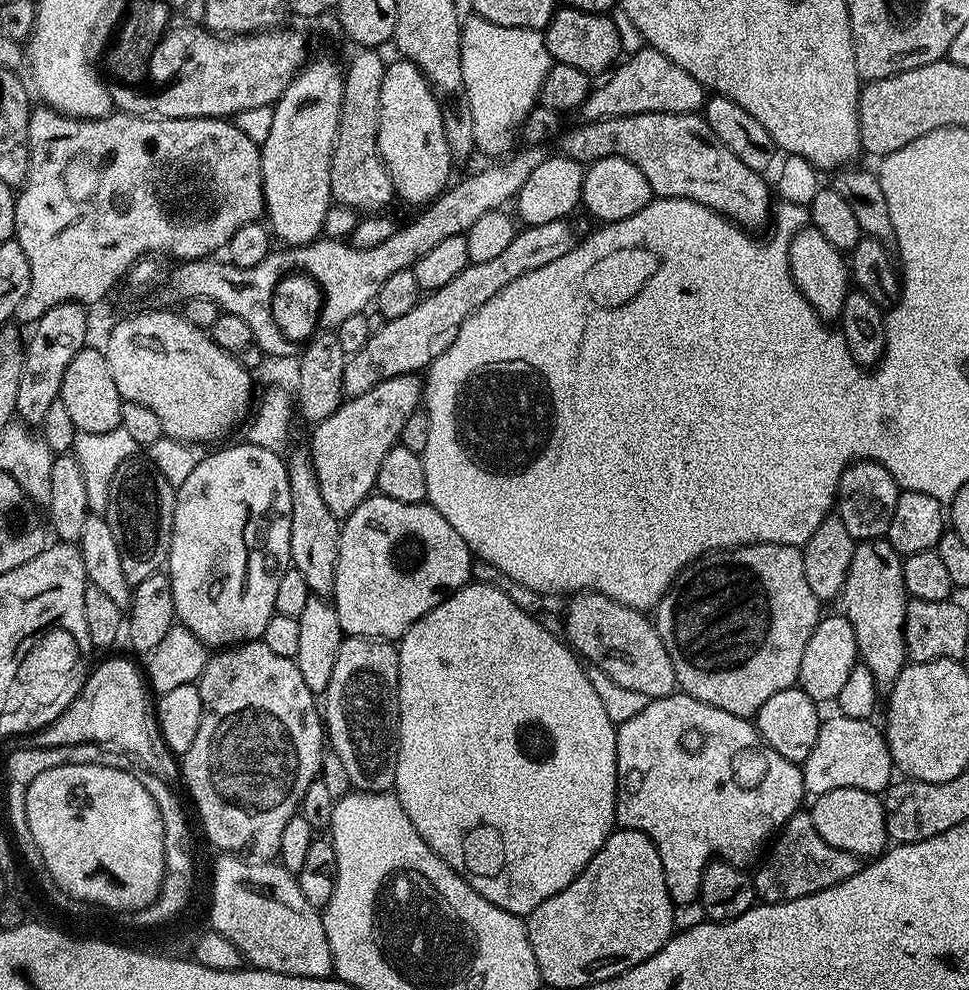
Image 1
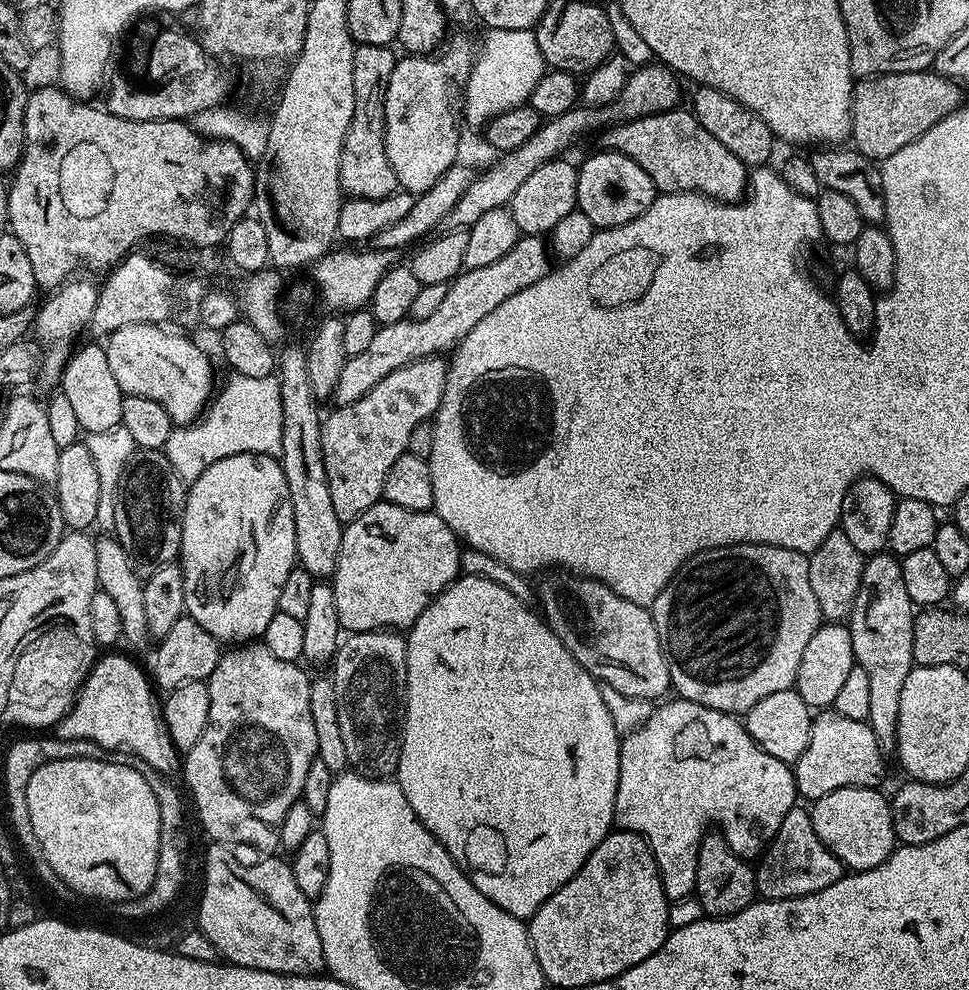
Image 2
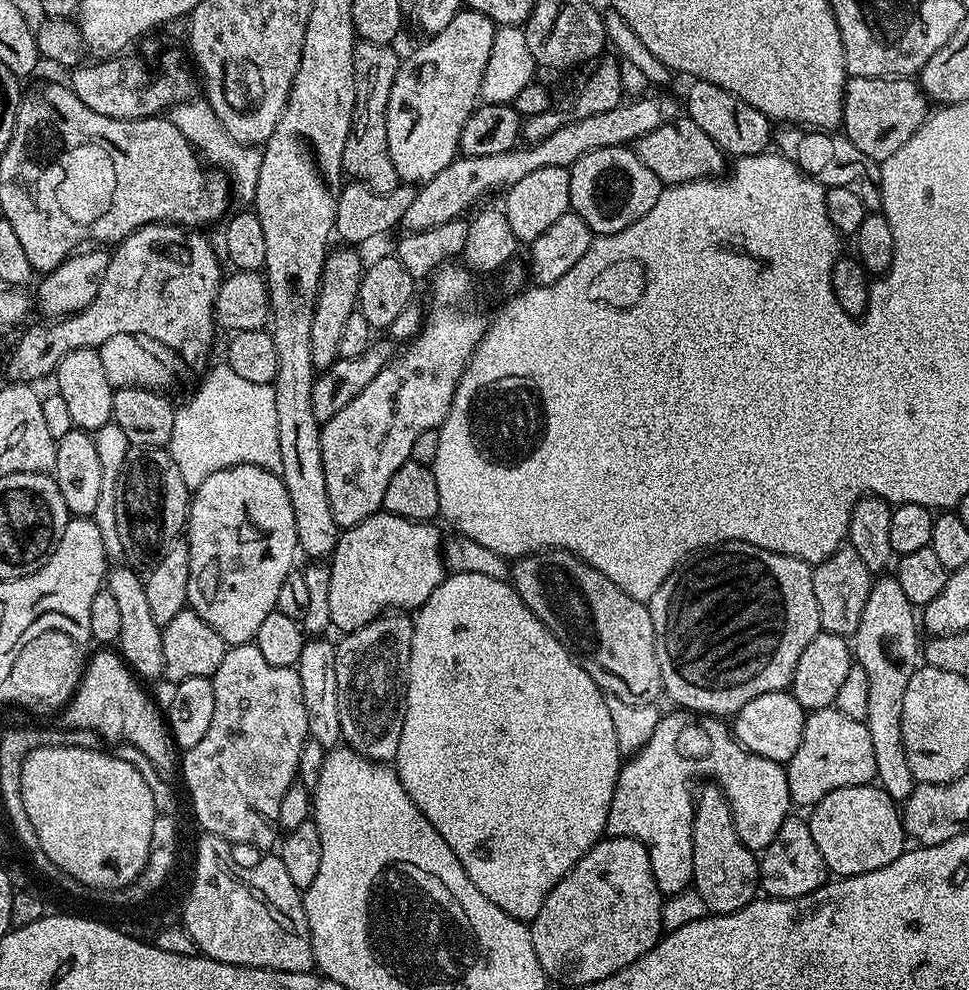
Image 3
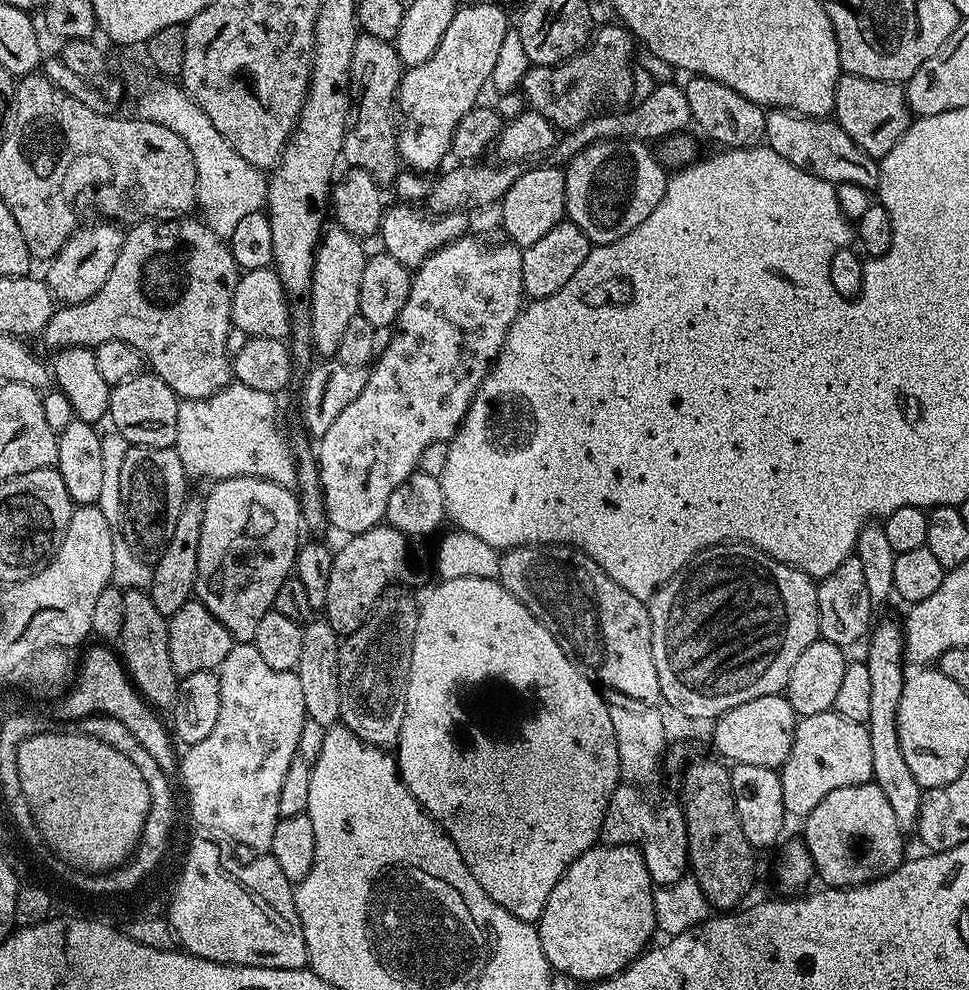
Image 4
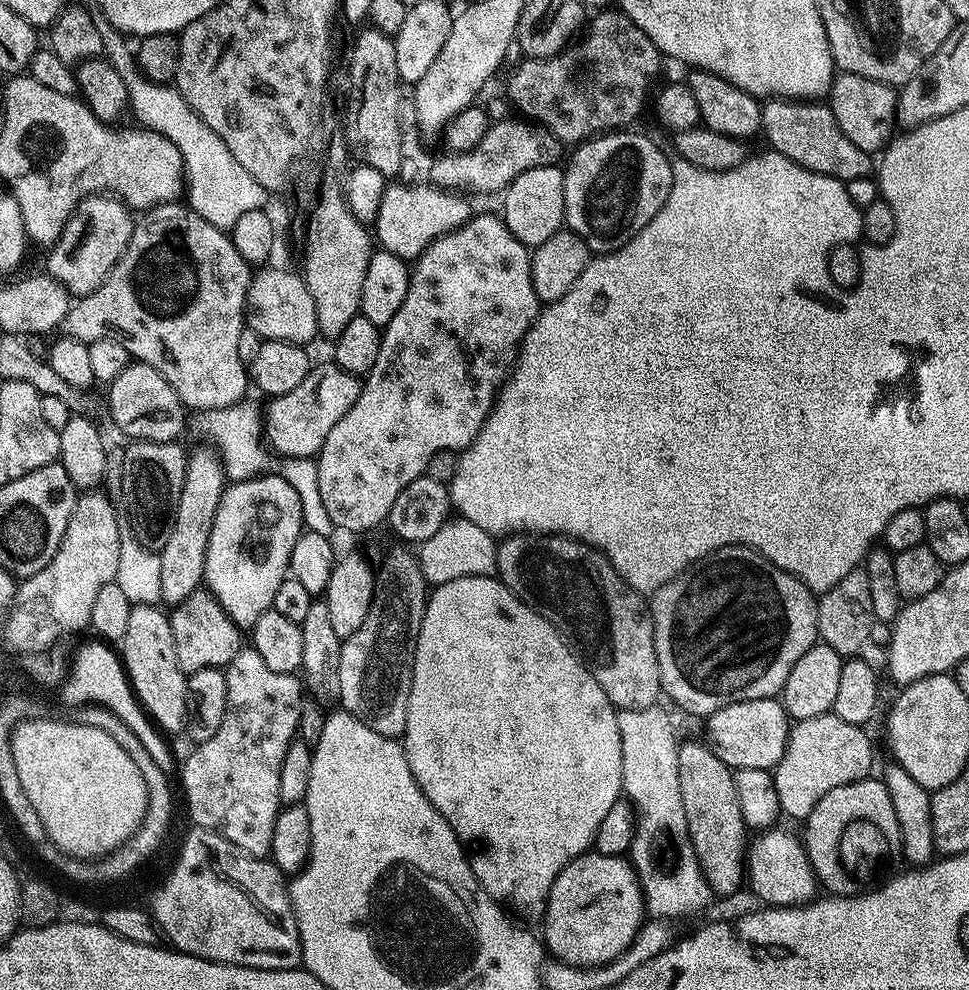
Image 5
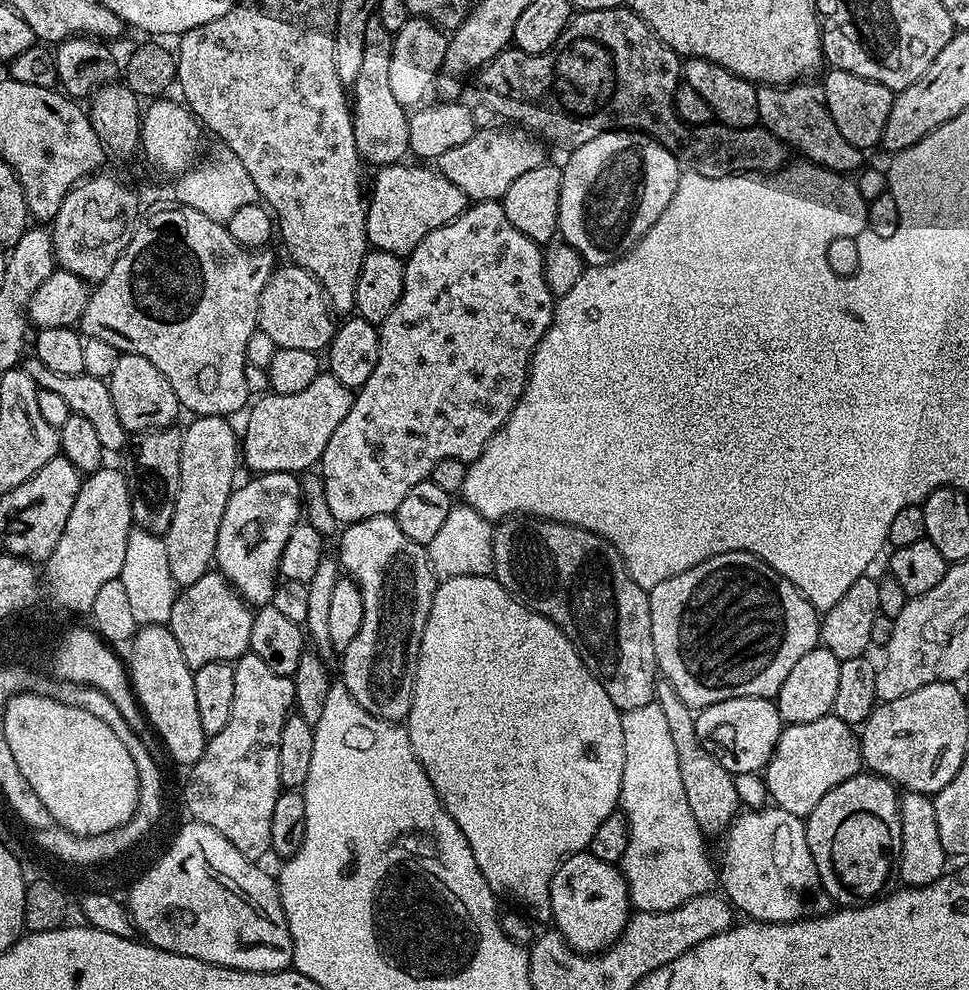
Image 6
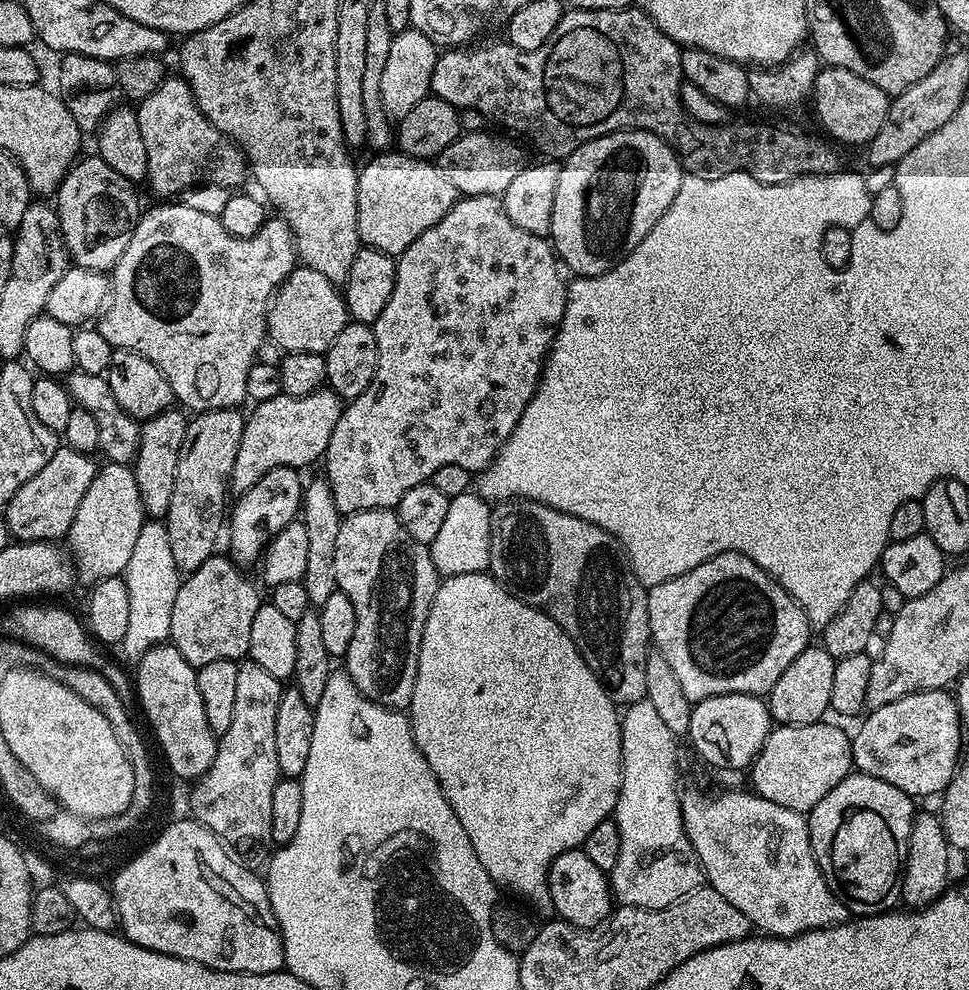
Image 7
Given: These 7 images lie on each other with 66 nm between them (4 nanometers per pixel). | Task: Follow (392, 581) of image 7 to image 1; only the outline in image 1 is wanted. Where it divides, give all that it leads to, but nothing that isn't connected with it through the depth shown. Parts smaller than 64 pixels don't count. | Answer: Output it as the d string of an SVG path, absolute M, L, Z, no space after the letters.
M350 636L344 639L338 650L338 659L334 662L334 674L330 674L330 686L322 696L322 719L326 729L326 740L331 751L342 758L347 777L352 788L357 792L388 792L396 783L396 759L398 758L398 743L400 738L400 650L395 643L386 640L369 640L367 636Z

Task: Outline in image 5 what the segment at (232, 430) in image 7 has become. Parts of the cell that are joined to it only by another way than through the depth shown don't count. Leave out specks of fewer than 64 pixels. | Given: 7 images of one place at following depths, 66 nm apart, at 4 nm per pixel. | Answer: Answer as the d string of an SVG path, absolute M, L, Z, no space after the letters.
M208 447L210 448L196 448L187 453L186 478L180 487L180 495L176 497L170 538L166 538L166 546L158 552L162 566L160 599L168 606L180 604L191 592L201 587L204 579L204 555L210 526L214 522L220 496L226 487L221 453L215 447Z

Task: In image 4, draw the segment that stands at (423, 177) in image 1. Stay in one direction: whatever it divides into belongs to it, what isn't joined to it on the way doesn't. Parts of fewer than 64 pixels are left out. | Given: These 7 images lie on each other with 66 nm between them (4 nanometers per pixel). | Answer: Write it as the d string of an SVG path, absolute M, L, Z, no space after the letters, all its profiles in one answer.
M468 4L457 7L450 26L446 26L446 34L442 34L442 42L438 42L438 50L426 62L407 69L400 78L398 93L398 131L396 133L396 149L400 151L401 161L408 164L409 169L417 173L435 173L440 163L452 151L452 132L464 115L477 107L480 91L492 79L494 62L498 62L498 50L502 47L502 38L510 30L508 16L496 4Z

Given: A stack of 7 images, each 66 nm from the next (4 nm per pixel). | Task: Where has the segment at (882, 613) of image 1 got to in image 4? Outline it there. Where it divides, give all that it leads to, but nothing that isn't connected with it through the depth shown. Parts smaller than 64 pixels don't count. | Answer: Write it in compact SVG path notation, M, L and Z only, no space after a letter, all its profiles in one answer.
M884 620L871 629L867 637L868 656L866 663L870 670L870 718L868 719L868 733L870 734L870 751L872 758L872 780L886 794L886 799L890 802L890 807L894 810L894 818L898 818L900 831L905 834L915 833L916 823L918 822L918 810L922 806L922 798L925 789L921 788L918 778L914 778L910 766L906 766L906 757L902 754L902 742L898 742L898 702L902 702L902 686L906 679L904 664L906 657L904 654L904 629L899 623L892 620Z

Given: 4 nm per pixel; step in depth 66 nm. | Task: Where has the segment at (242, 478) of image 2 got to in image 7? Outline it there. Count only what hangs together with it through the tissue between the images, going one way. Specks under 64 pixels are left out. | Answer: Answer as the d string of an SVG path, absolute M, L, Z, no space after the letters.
M272 468L250 490L239 493L236 505L231 505L230 519L226 524L226 540L231 559L237 565L252 564L261 559L268 543L287 524L293 523L301 515L301 500L305 485L300 482L301 473L295 468Z

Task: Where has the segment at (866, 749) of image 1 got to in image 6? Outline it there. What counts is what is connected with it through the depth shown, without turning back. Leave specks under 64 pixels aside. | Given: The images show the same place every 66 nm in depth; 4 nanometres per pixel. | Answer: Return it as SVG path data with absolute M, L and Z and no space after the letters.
M831 714L814 718L814 722L789 724L781 727L780 737L768 767L762 775L768 785L771 803L790 814L807 818L834 786L852 776L861 775L860 737L851 724L842 722Z

